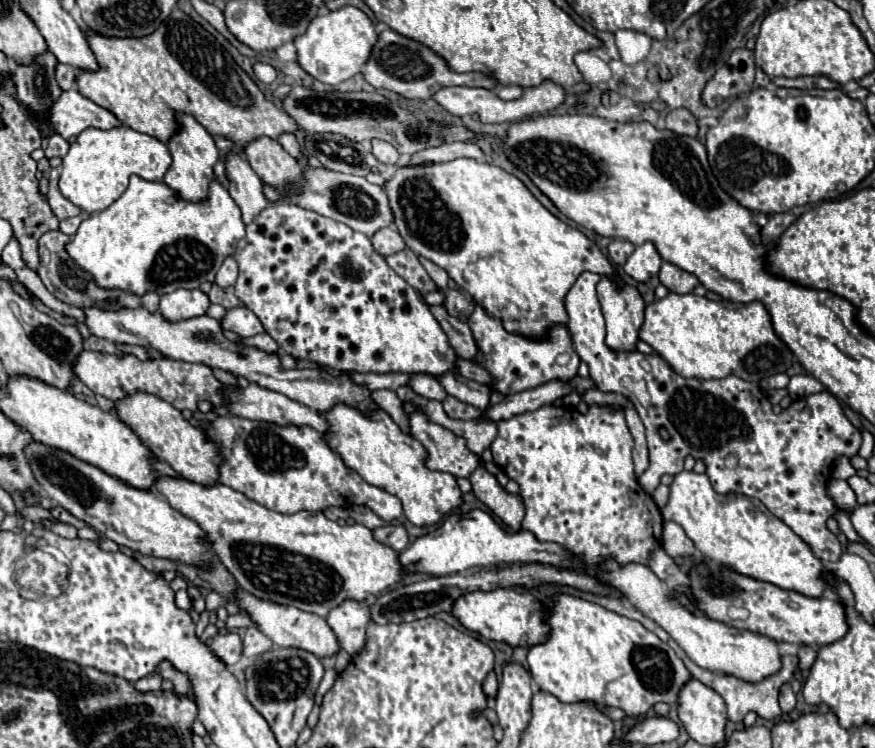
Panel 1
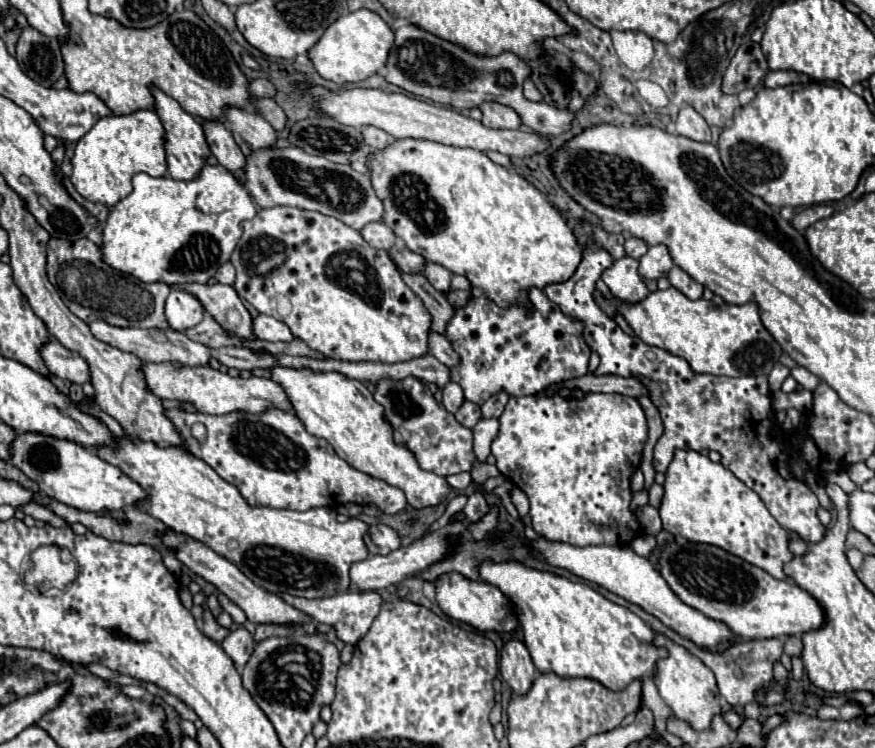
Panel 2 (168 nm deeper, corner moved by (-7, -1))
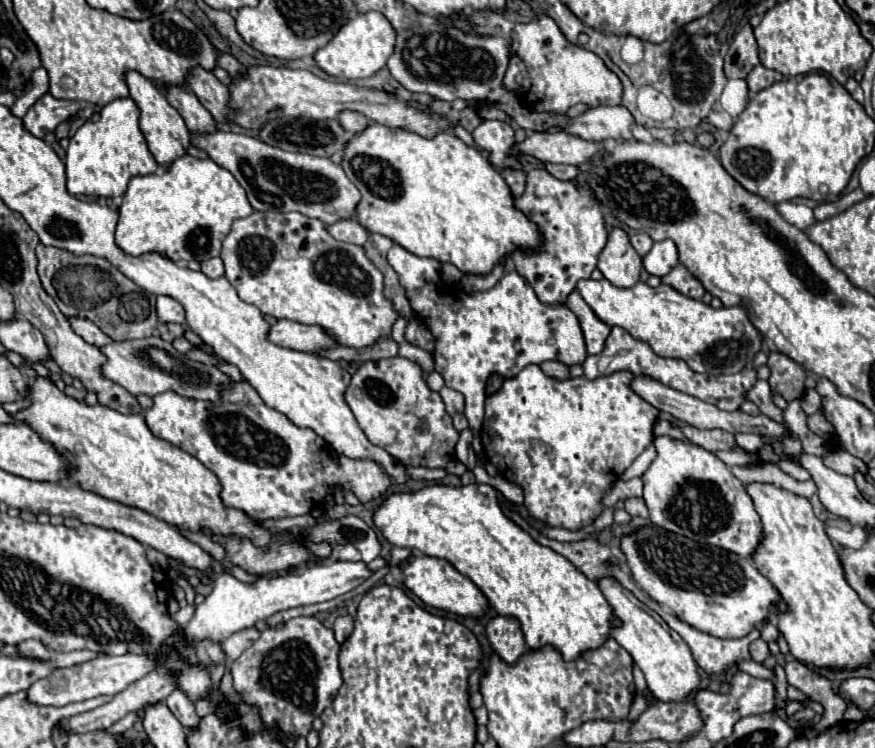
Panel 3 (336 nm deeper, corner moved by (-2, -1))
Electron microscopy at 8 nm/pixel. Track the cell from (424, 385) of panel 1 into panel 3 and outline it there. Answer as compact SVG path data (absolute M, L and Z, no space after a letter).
M442 387L440 389L440 397L442 397L444 405L446 405L446 413L448 415L454 415L454 413L464 411L464 397L458 391L454 391L450 387Z

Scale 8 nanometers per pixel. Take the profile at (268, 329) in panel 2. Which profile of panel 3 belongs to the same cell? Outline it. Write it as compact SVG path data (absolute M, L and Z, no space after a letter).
M278 319L270 327L268 341L272 341L278 347L310 351L310 353L336 345L334 339L330 339L320 327L316 327L316 325L308 327L308 325L300 325L296 321L286 321L286 319Z

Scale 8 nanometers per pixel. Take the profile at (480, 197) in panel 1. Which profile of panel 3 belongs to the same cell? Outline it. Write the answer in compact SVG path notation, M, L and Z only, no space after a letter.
M374 123L350 139L344 149L342 167L362 193L362 201L356 207L358 221L370 233L390 237L418 257L432 257L440 263L450 261L462 273L488 275L496 265L504 263L514 249L534 249L534 245L542 241L542 237L538 237L538 225L514 209L514 195L502 173L496 171L478 149L466 147L464 141L450 133L424 139L416 133Z

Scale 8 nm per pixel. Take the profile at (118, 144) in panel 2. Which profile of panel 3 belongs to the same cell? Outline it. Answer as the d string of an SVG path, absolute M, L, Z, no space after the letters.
M130 97L108 103L102 107L96 121L88 119L82 127L78 127L66 151L68 191L72 195L120 197L124 195L130 177L148 175L156 169L158 163L148 151L148 143L140 131L140 109Z

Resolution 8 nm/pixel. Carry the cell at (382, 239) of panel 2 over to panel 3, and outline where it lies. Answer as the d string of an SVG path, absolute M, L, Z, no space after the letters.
M352 219L328 225L328 231L338 241L346 241L346 243L354 243L354 245L364 245L370 237L370 231L366 227L362 227L358 221L352 221Z

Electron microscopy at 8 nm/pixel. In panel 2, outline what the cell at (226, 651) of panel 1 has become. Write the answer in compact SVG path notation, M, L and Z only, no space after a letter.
M235 627L225 637L225 641L221 643L221 647L233 659L233 663L237 667L243 667L249 661L253 649L255 649L255 641L253 641L253 635L245 627Z

